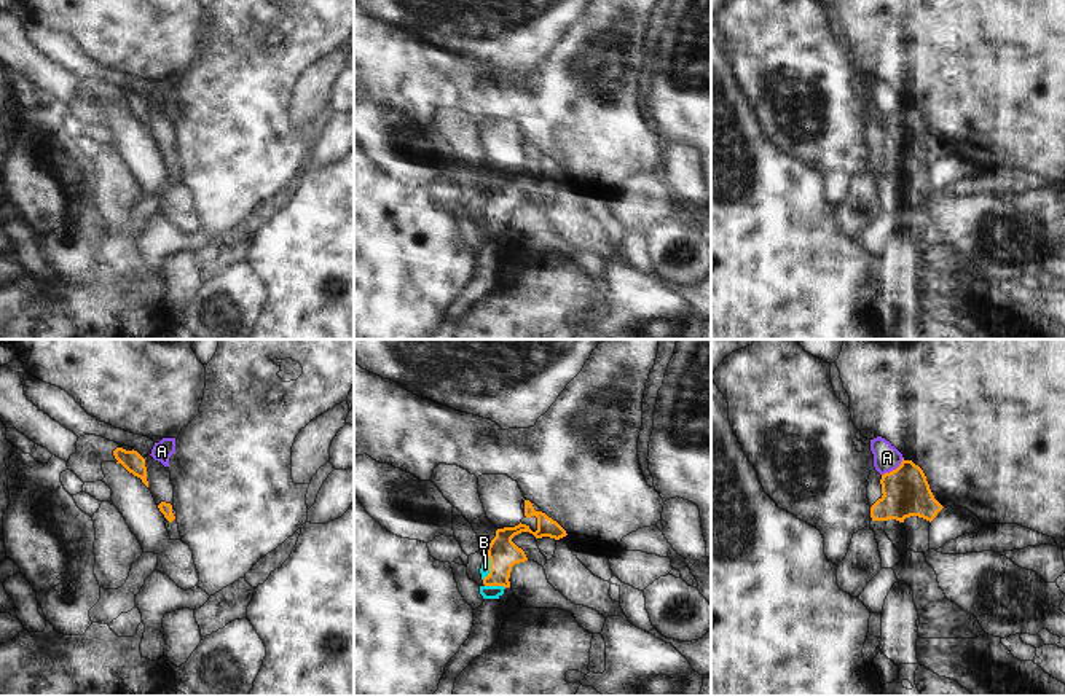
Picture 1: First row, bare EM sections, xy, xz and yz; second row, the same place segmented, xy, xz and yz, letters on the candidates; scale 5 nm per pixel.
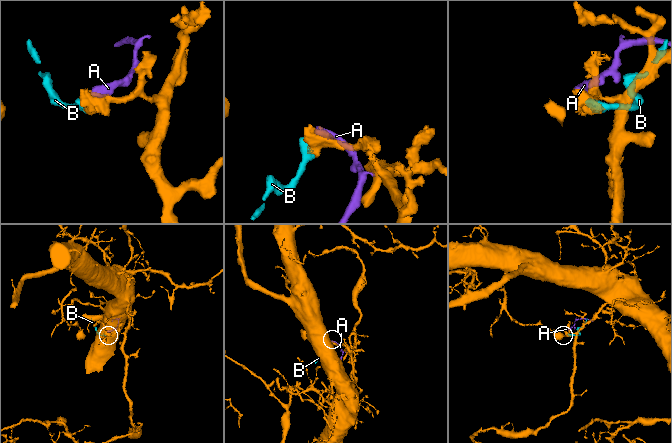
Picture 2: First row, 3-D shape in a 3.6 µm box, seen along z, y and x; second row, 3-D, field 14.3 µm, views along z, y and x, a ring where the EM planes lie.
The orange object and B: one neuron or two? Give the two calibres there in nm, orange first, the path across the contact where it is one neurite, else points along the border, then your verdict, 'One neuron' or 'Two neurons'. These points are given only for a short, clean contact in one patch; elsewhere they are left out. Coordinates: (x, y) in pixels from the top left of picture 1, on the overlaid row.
Thickness 150 nm (orange) against 50 nm. Path across: xz (503, 553), (490, 567), (485, 567). One neuron.

